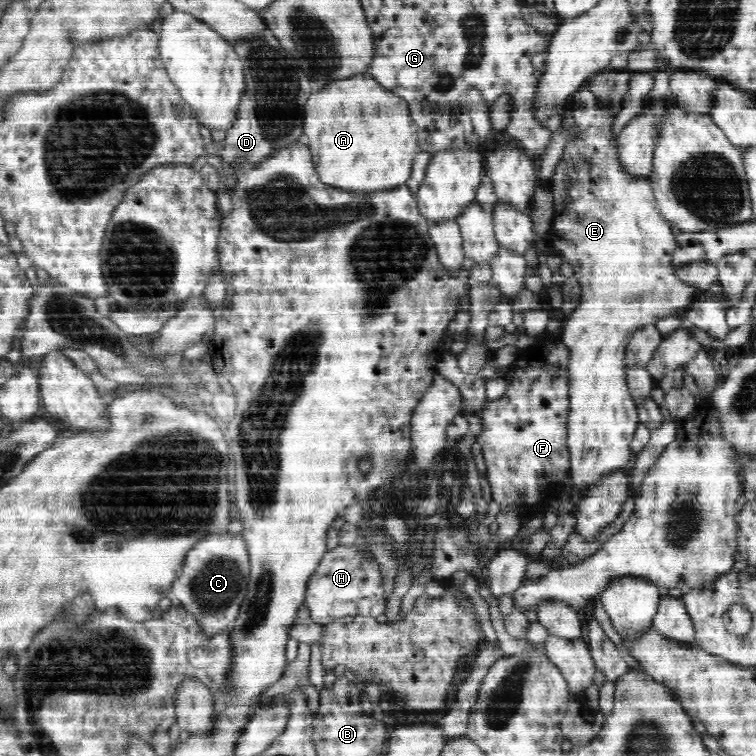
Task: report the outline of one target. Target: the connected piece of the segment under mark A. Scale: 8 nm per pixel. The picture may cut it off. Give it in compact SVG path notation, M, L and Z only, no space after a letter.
M369 74L356 75L352 76L352 78L330 82L330 84L326 84L326 88L324 88L324 86L321 86L320 88L322 88L320 92L313 92L310 98L308 98L303 114L303 140L307 147L312 150L312 158L314 158L313 164L316 172L318 172L317 175L320 180L322 180L324 184L338 186L338 188L344 188L344 190L350 190L350 192L373 193L376 191L388 191L388 188L392 190L392 188L404 185L404 182L410 179L415 156L420 151L418 146L417 126L414 119L410 116L408 104L394 92L388 91L386 88L380 86L380 83Z

